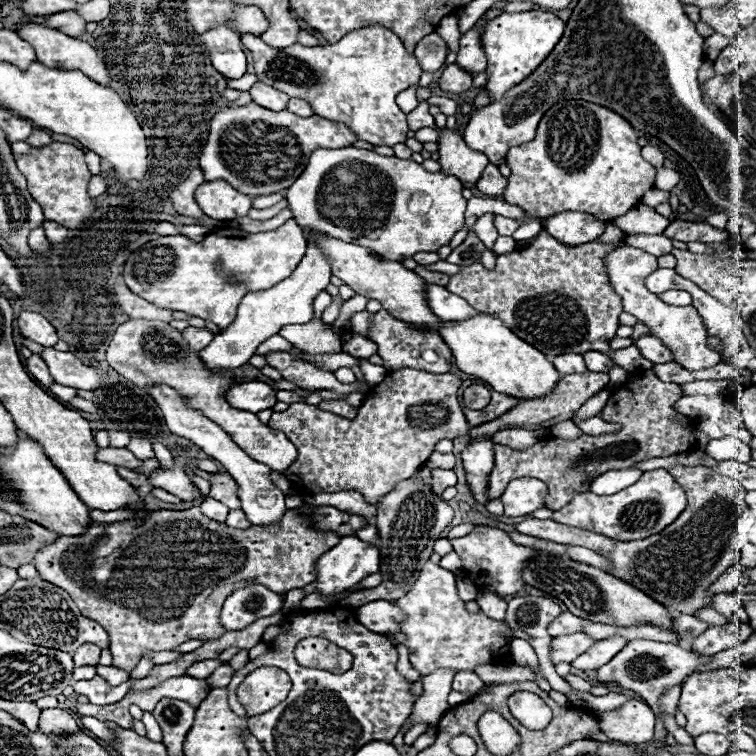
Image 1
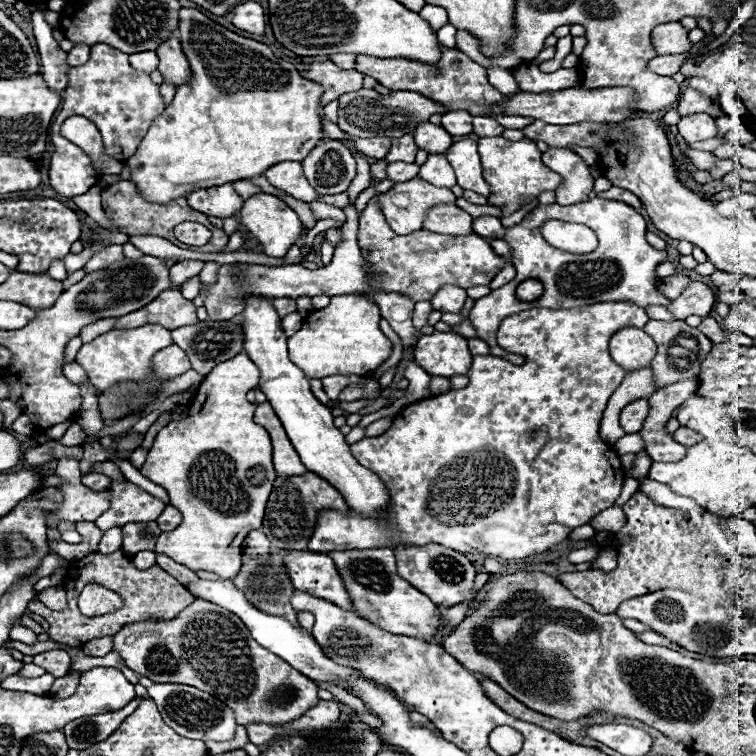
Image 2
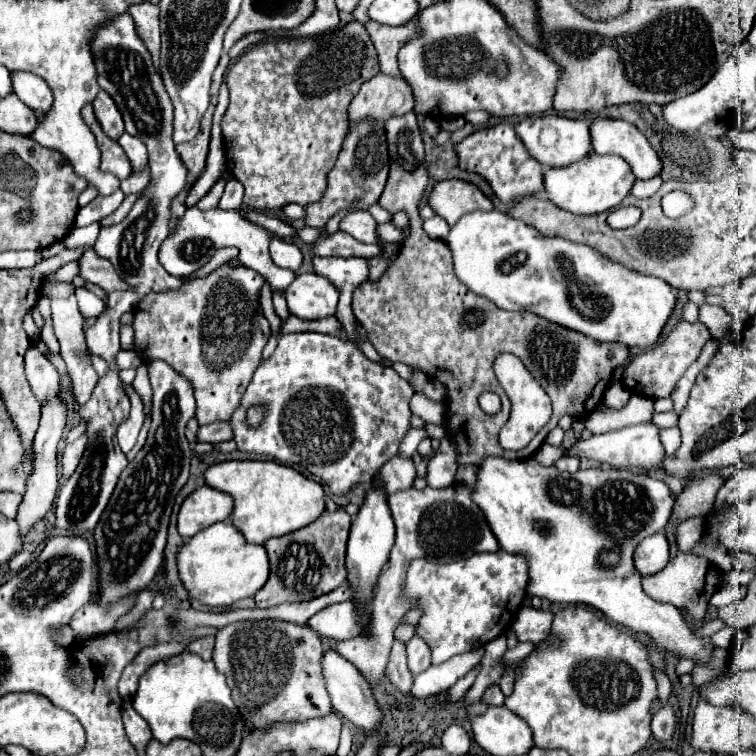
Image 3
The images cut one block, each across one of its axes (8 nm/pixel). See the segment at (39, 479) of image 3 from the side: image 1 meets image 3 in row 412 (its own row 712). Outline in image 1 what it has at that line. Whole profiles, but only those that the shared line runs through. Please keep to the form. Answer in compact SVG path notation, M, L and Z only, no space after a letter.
M62 708L42 710L38 726L40 726L42 732L54 732L54 734L68 734L68 732L78 732L80 730L76 720Z

